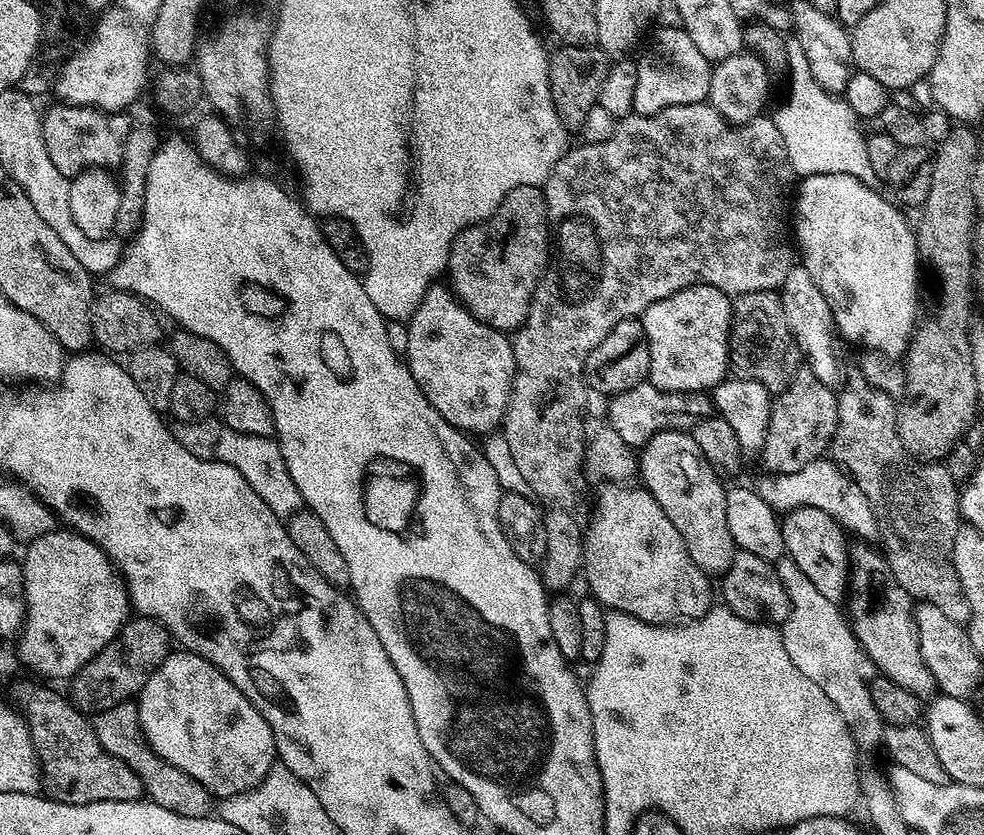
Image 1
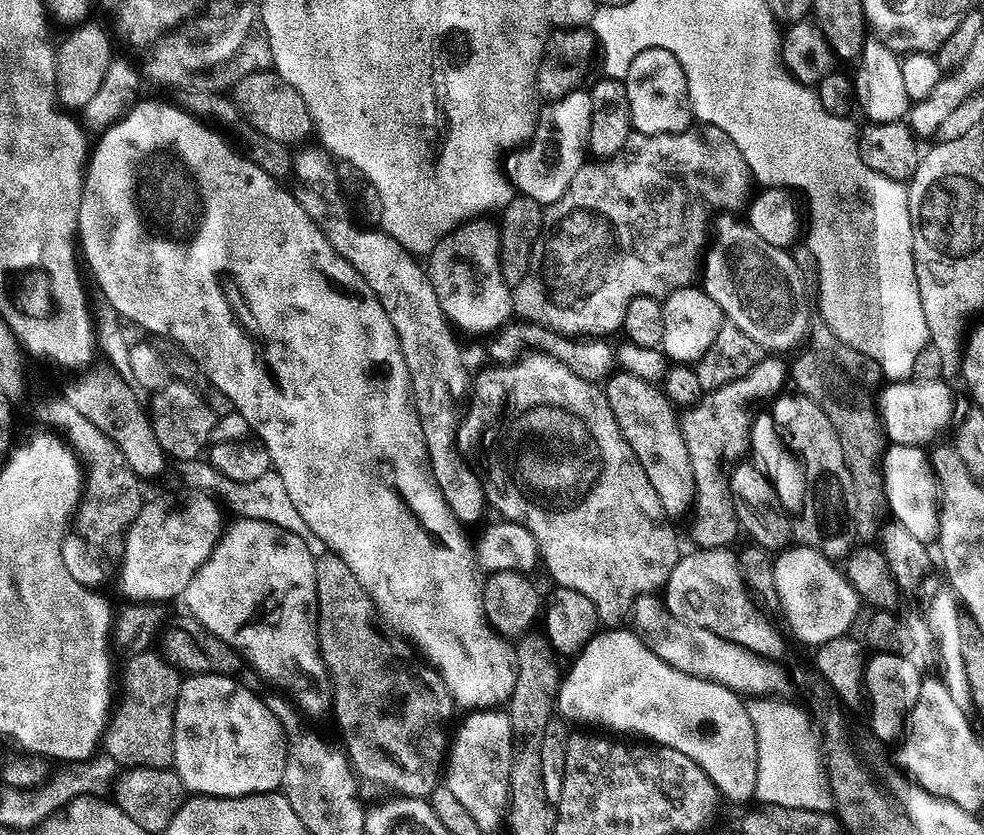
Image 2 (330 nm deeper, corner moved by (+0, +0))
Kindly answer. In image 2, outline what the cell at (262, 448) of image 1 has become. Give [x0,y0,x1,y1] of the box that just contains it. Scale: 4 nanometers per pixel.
[178,458,325,554]

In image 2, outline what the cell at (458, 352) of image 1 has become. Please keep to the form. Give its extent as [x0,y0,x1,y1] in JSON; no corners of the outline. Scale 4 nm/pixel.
[426,218,513,336]

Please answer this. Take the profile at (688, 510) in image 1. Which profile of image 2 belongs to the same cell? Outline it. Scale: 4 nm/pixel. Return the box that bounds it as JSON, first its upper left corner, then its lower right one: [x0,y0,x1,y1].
[602,370,694,516]

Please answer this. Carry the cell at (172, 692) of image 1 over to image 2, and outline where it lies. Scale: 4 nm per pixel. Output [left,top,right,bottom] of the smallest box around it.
[171,674,288,798]

